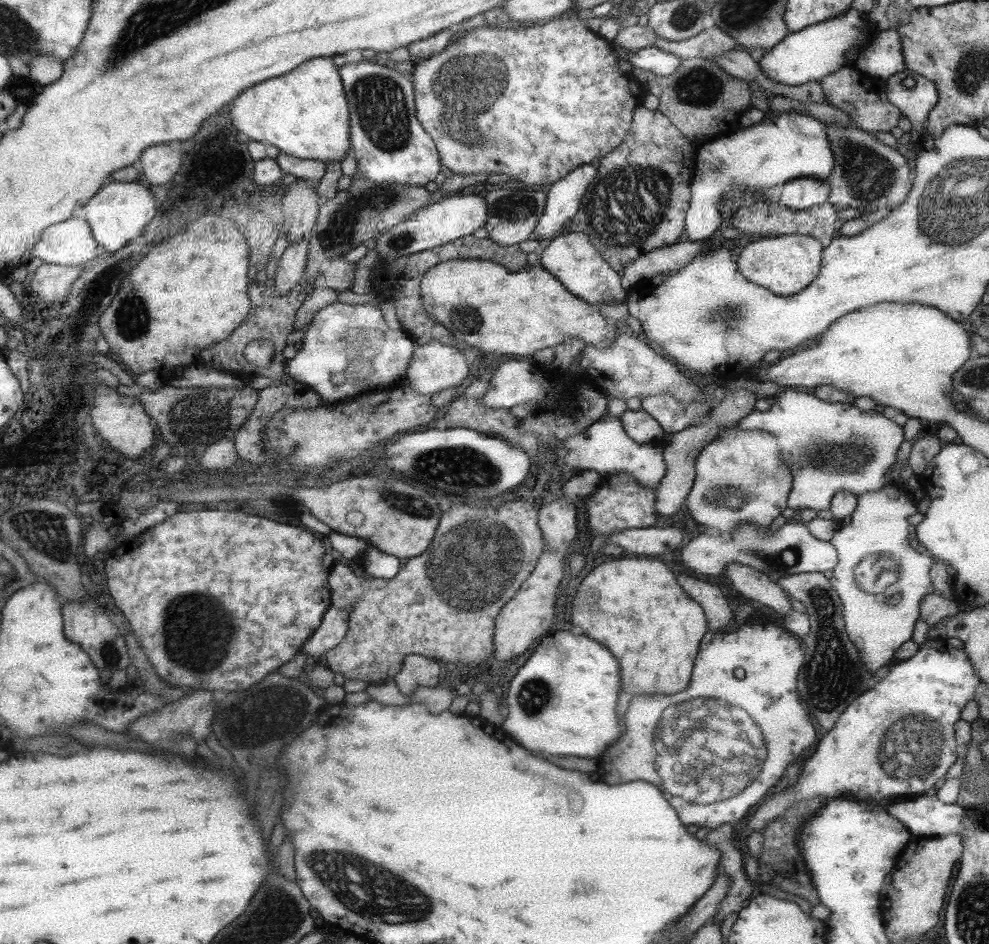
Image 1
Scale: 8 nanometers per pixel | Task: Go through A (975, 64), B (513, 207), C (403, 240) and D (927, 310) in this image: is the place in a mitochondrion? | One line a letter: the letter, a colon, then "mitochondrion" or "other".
A: mitochondrion
B: mitochondrion
C: mitochondrion
D: other

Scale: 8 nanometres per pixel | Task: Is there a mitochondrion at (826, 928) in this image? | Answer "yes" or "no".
no

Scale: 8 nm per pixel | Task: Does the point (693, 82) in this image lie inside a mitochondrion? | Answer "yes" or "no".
yes

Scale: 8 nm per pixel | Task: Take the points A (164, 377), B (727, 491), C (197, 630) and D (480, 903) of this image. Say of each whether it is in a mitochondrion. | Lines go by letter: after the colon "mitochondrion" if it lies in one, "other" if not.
A: other
B: mitochondrion
C: mitochondrion
D: other

